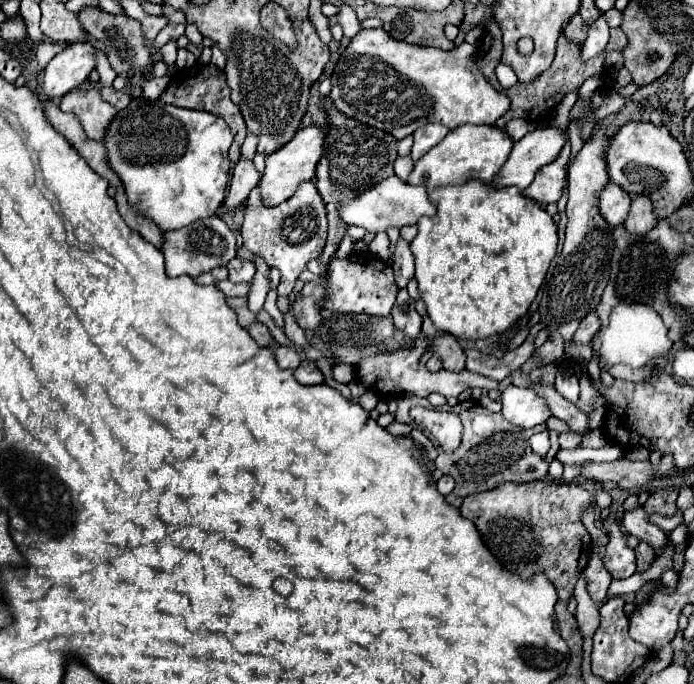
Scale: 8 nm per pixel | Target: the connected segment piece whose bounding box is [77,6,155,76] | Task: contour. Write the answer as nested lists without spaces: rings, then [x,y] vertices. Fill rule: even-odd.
[[[87,6],[83,8],[79,14],[79,22],[81,26],[97,40],[101,40],[107,48],[107,58],[109,58],[109,64],[111,68],[117,72],[117,74],[127,74],[131,76],[131,70],[135,68],[135,74],[147,74],[151,72],[151,66],[153,66],[153,58],[151,58],[151,50],[147,48],[145,44],[145,38],[143,38],[143,32],[141,32],[141,24],[125,14],[121,16],[115,16],[115,14],[109,14],[105,10],[101,10],[99,6]]]

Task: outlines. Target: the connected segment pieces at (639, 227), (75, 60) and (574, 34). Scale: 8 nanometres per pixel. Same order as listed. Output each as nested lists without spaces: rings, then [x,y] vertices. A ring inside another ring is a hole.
[[[635,194],[629,216],[625,220],[625,228],[631,234],[647,234],[655,224],[657,224],[657,218],[653,214],[651,198],[647,198],[643,194]]]
[[[89,42],[69,44],[43,70],[43,94],[61,98],[85,82],[95,68],[95,48]]]
[[[575,14],[575,18],[567,24],[567,28],[563,30],[567,40],[575,42],[575,44],[581,44],[585,40],[585,34],[587,34],[587,24],[581,20],[579,14]]]

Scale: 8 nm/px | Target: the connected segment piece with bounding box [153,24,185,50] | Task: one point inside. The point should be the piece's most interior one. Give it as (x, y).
(172, 32)

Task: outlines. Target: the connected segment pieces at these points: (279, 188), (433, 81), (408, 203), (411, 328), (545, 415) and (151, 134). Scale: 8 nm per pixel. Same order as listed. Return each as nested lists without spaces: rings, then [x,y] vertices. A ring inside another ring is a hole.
[[[307,126],[301,128],[289,144],[279,148],[275,154],[267,156],[267,168],[261,178],[261,196],[265,206],[277,206],[289,200],[301,182],[315,178],[319,158],[323,156],[323,144],[325,144],[325,132],[321,130],[321,126]]]
[[[361,30],[349,46],[341,52],[341,62],[337,62],[331,74],[331,102],[347,118],[355,118],[373,128],[387,130],[397,140],[413,134],[423,122],[441,122],[445,126],[457,128],[463,124],[495,124],[499,116],[509,108],[509,98],[497,92],[479,72],[475,62],[475,48],[467,42],[453,50],[415,46],[407,42],[393,40],[385,30]]]
[[[391,176],[377,186],[365,190],[361,196],[341,202],[339,216],[351,226],[363,226],[367,232],[385,232],[389,226],[403,228],[409,224],[415,224],[421,216],[433,216],[437,212],[435,204],[429,200],[429,190],[425,186],[411,186],[399,180],[397,176]]]
[[[405,288],[399,290],[391,316],[395,326],[409,338],[417,338],[421,334],[421,316],[415,310],[415,300],[407,294]]]
[[[511,384],[503,390],[501,404],[501,414],[519,428],[533,428],[545,424],[553,416],[551,410],[547,410],[543,398],[539,398],[539,394],[535,394],[535,390],[531,388],[517,388]]]
[[[145,98],[131,100],[131,104],[115,116],[103,140],[109,152],[109,166],[123,180],[129,204],[133,204],[143,216],[151,218],[163,230],[177,230],[195,220],[209,218],[223,204],[229,180],[227,150],[231,142],[233,134],[223,118],[209,112],[169,106],[161,100],[149,102]]]

